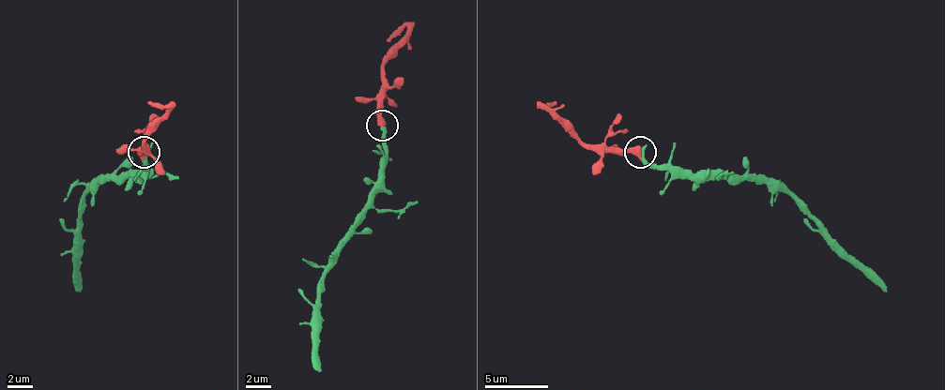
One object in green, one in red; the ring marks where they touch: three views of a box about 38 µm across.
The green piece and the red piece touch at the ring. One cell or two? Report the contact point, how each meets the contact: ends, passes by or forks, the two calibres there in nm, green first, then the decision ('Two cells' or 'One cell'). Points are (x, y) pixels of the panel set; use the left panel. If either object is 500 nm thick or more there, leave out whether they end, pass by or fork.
Place: (144, 152). Thickness 360 nm (green) against 550 nm. One cell

